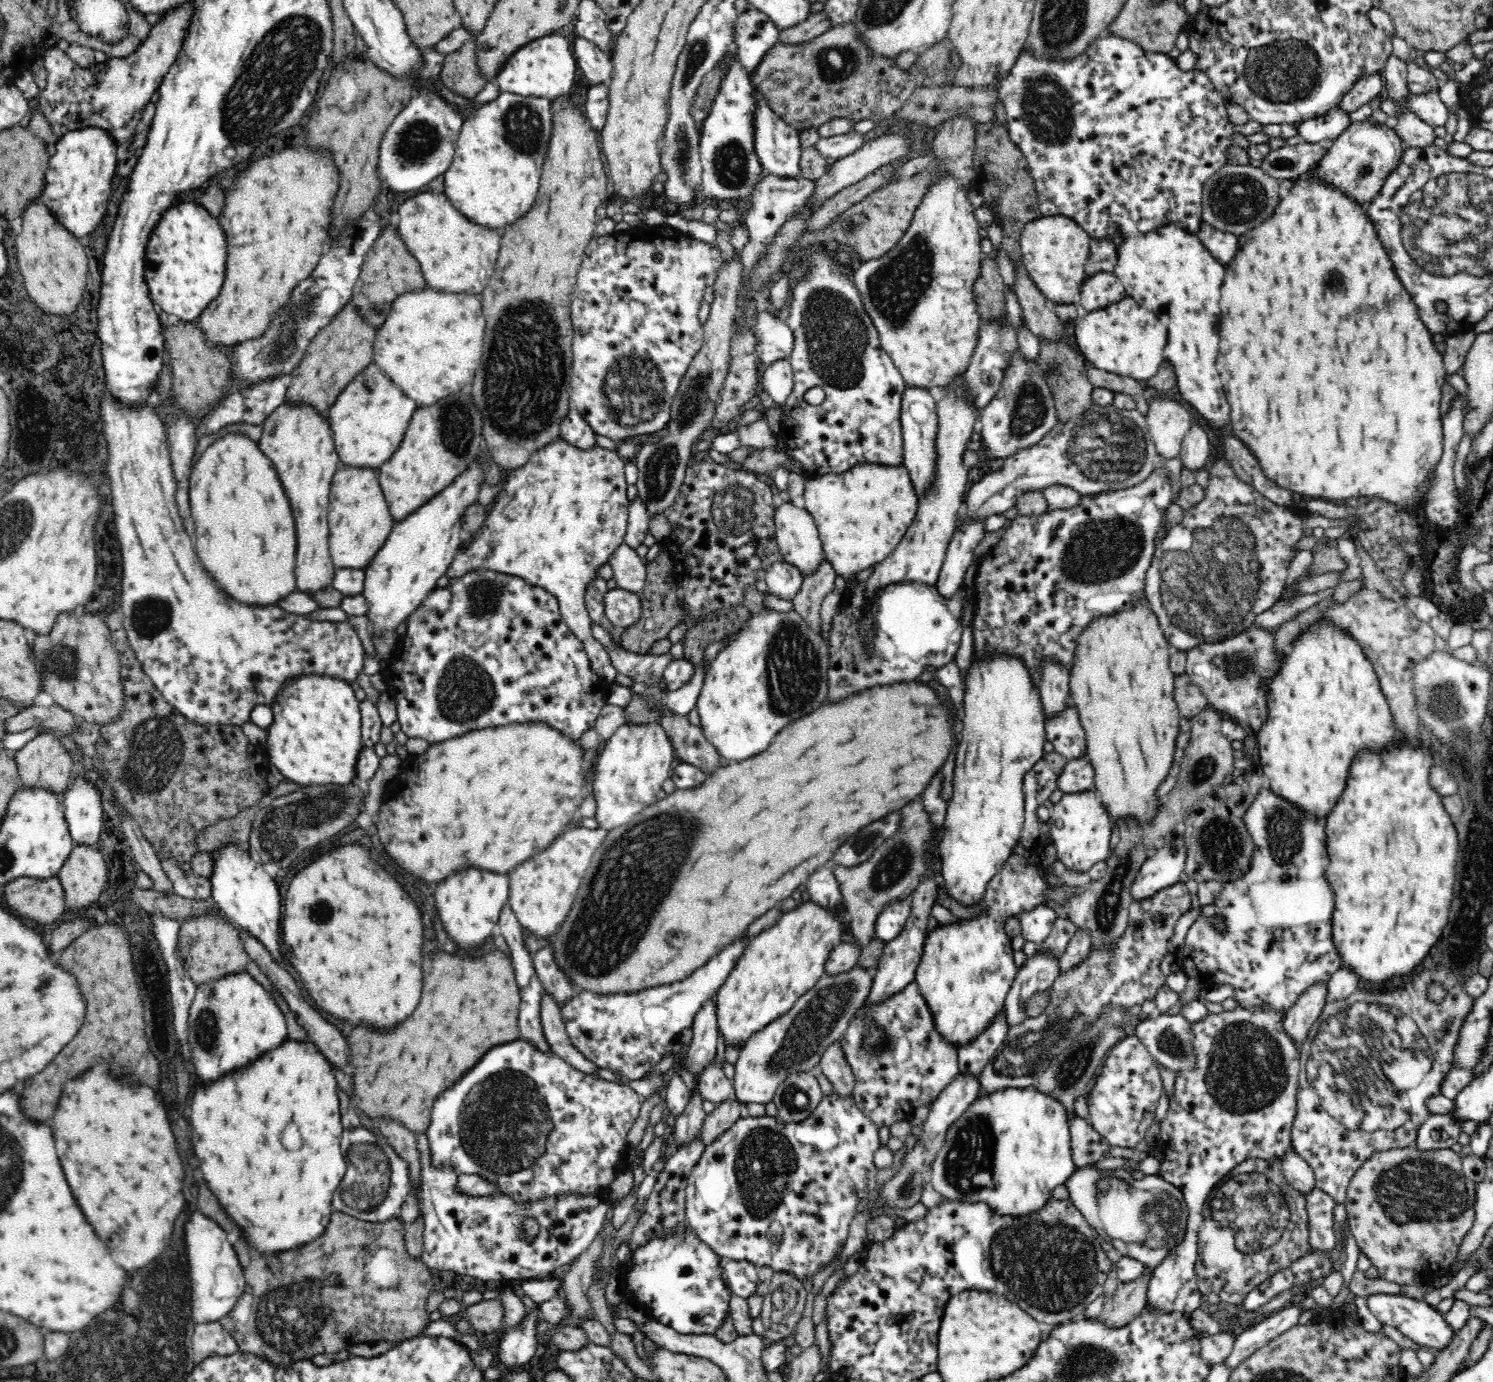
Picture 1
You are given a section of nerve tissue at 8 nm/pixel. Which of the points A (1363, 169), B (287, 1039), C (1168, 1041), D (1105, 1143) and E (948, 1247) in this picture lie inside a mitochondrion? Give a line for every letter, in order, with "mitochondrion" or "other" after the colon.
A: mitochondrion
B: other
C: mitochondrion
D: other
E: other

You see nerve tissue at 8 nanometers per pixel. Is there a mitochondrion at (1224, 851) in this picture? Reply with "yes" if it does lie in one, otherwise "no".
yes

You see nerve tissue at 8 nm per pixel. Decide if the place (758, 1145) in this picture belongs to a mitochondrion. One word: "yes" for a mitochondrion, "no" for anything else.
yes

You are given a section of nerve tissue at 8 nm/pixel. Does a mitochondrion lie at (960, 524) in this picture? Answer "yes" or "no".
no

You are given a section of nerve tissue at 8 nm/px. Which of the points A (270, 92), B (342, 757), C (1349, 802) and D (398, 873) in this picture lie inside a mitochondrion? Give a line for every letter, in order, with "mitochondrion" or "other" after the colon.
A: mitochondrion
B: other
C: other
D: other

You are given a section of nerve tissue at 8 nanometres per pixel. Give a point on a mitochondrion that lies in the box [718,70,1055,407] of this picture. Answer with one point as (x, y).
(837, 335)

